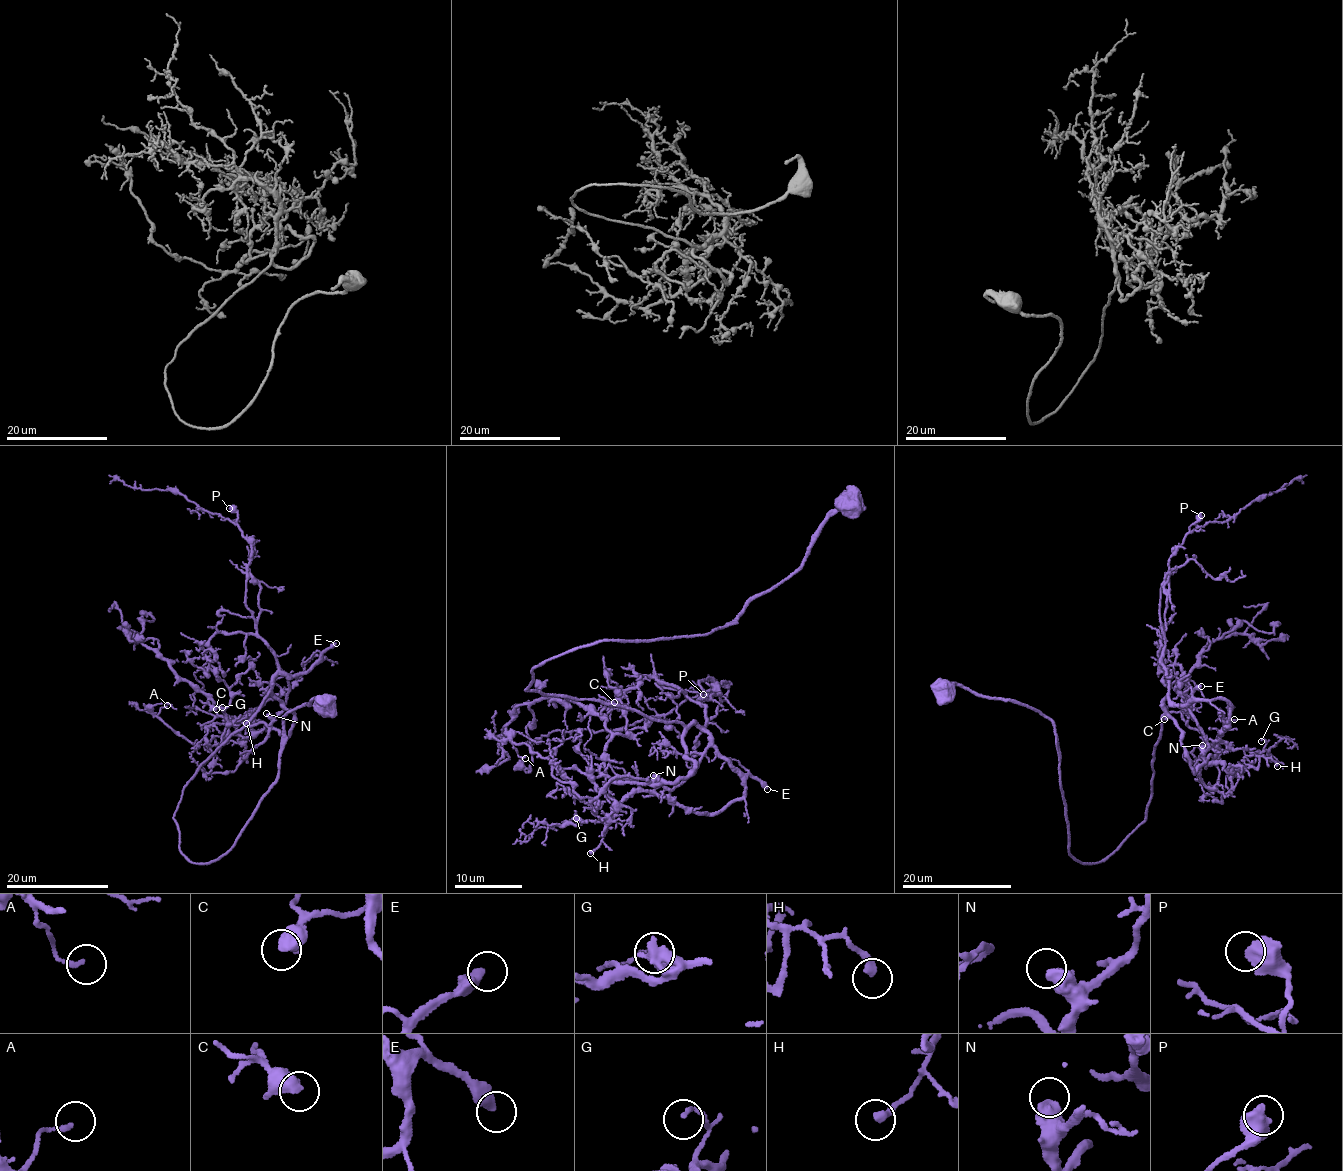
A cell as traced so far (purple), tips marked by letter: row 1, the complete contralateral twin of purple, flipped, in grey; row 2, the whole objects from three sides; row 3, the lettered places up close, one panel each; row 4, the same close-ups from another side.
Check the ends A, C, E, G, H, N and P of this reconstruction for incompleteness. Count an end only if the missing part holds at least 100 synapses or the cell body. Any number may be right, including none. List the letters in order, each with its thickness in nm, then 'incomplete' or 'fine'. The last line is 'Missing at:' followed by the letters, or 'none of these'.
A: 150 nm thick; fine
C: 400 nm thick; fine
E: 420 nm thick; incomplete
G: 130 nm thick; fine
H: 320 nm thick; fine
N: 550 nm thick; fine
P: 600 nm thick; fine
Missing at: E

